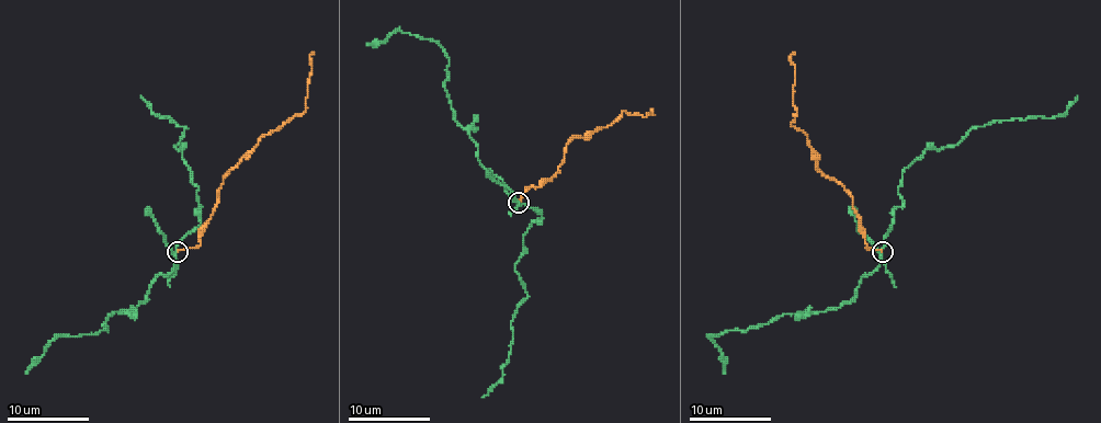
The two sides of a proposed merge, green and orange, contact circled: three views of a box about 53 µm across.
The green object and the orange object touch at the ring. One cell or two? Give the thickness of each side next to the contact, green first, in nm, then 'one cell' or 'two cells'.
calibres 180 and 150 nm; two cells

